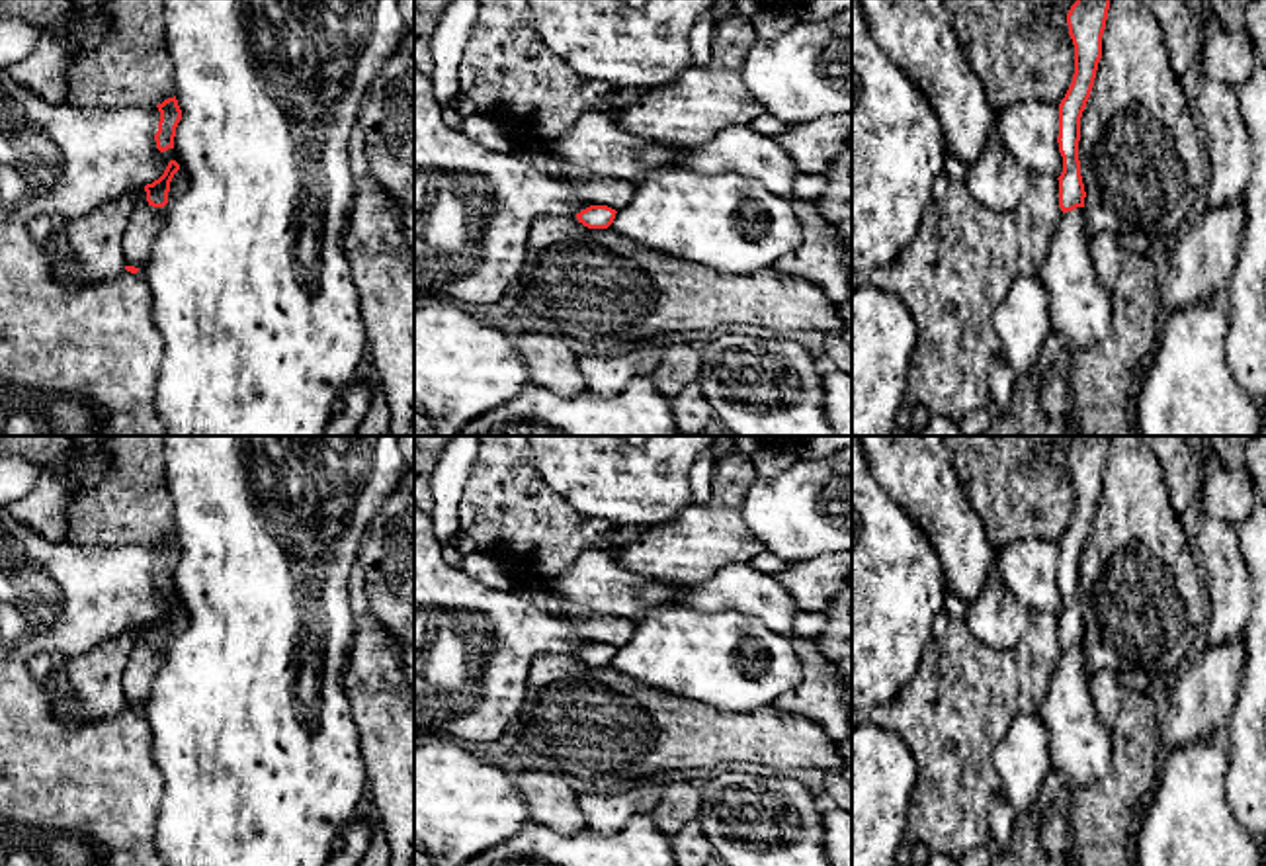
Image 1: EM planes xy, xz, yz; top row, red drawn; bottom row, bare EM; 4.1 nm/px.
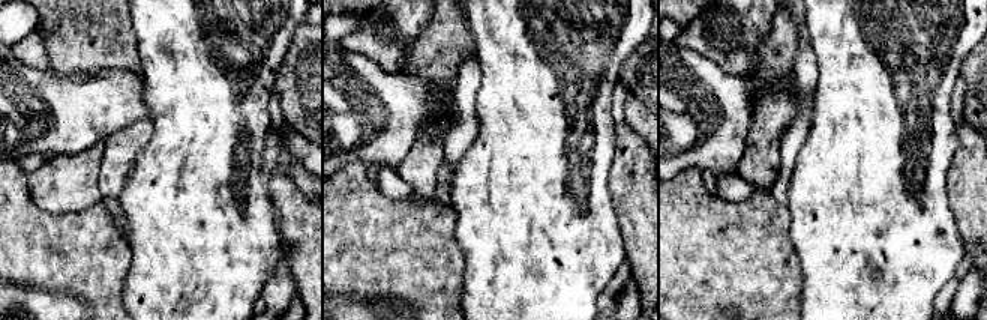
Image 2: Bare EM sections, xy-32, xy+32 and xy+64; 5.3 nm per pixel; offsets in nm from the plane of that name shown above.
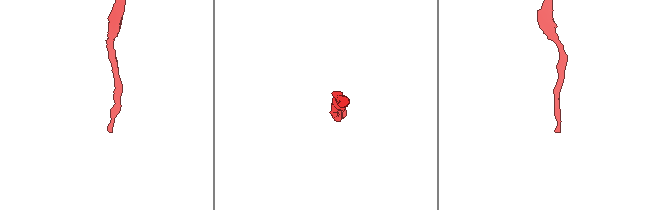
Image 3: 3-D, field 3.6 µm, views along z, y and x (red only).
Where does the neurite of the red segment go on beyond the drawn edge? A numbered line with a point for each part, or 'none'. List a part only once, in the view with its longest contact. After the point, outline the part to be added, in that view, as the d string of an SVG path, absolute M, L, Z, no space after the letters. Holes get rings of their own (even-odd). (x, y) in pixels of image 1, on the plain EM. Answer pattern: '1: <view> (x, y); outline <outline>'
none

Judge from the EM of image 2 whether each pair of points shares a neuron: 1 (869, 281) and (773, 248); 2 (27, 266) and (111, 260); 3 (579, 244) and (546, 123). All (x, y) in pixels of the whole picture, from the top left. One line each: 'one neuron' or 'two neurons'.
1: two neurons
2: one neuron
3: one neuron

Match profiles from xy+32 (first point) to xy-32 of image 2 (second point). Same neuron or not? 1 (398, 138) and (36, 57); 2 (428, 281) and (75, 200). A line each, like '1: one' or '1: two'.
1: two
2: two

